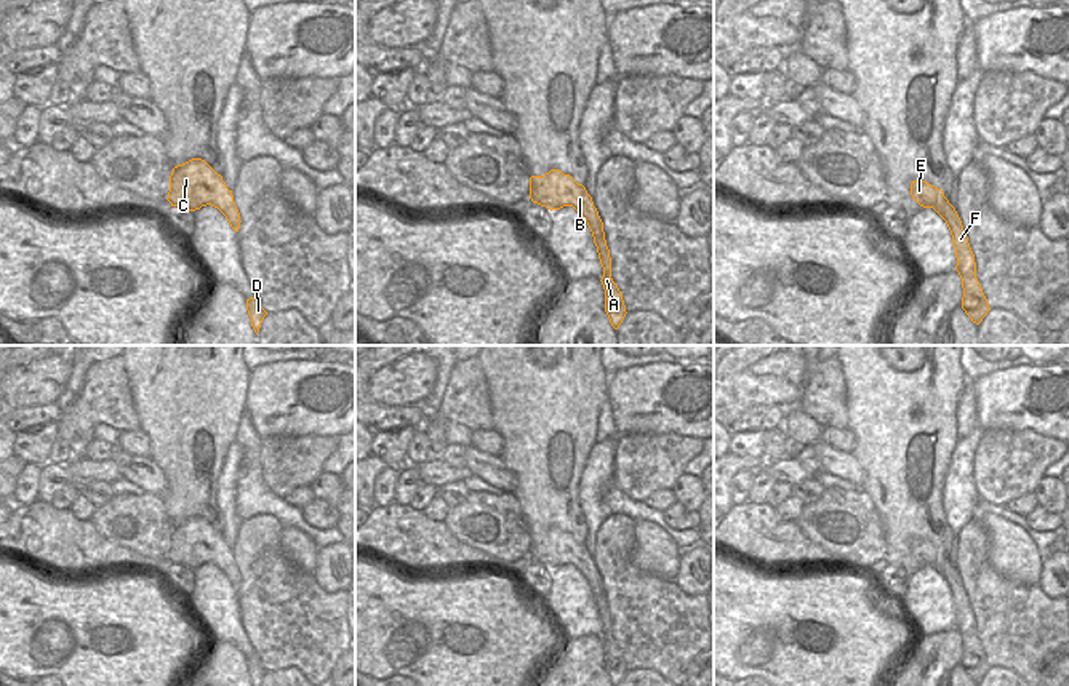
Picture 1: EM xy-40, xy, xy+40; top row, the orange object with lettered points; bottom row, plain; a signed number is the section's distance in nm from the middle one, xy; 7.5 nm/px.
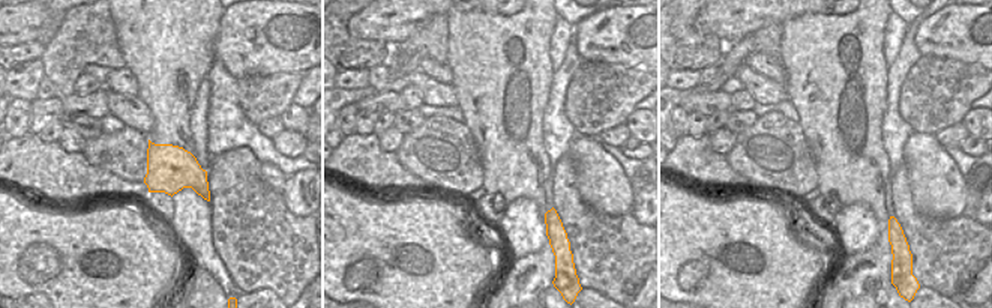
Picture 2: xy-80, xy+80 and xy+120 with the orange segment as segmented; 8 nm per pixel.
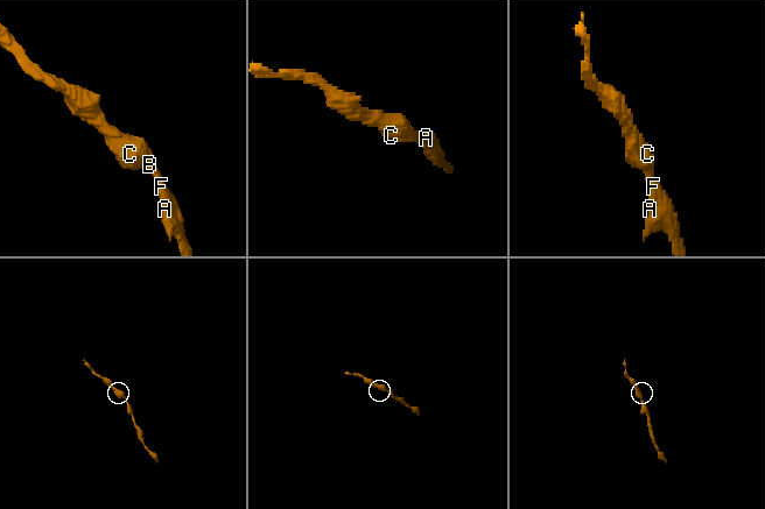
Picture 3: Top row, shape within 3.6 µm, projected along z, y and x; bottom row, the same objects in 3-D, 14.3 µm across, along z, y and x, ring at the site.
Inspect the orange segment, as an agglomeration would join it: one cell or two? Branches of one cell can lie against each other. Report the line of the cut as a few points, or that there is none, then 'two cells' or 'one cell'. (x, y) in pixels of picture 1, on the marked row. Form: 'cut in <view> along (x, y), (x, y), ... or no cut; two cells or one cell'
no cut; one cell

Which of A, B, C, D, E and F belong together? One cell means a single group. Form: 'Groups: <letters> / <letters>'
Groups: A B C D E F

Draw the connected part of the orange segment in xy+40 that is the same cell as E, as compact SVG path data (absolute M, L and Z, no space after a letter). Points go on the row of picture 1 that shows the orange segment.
M912 181L911 195L920 206L933 208L946 221L955 248L955 270L962 278L962 309L973 323L979 325L991 307L976 278L975 254L955 208L949 203L941 189L936 189L925 181Z

